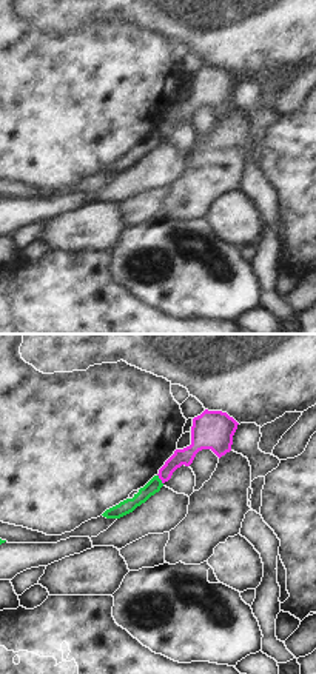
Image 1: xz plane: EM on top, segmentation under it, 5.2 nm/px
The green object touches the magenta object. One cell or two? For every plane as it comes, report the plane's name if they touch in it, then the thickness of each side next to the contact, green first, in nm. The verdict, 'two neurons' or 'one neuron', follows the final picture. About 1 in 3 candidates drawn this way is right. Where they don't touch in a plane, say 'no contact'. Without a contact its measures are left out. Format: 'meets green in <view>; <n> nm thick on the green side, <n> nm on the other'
meets green in xz; 70 nm thick on the green side, 90 nm on the other

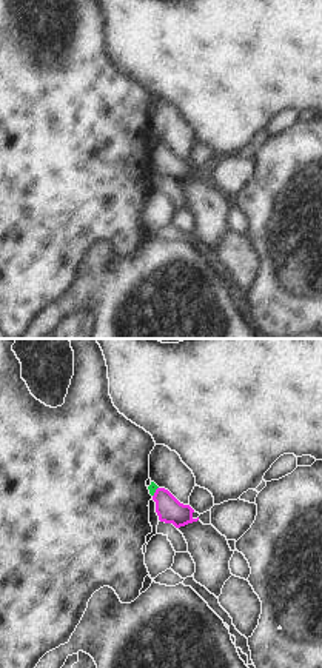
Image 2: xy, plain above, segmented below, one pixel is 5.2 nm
meets green in xy; 50 nm thick on the green side, 140 nm on the other

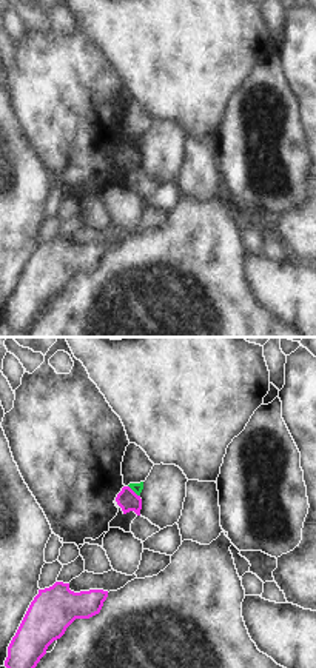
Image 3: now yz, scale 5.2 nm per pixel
meets green in yz; 50 nm thick on the green side, 110 nm on the other

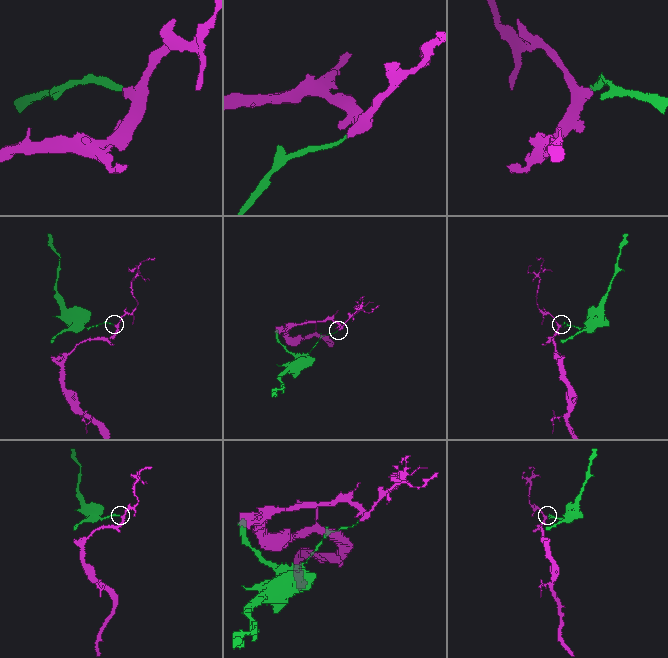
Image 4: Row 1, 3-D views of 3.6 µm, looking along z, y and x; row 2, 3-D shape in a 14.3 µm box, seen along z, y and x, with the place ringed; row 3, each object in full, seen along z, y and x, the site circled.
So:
two neurons

